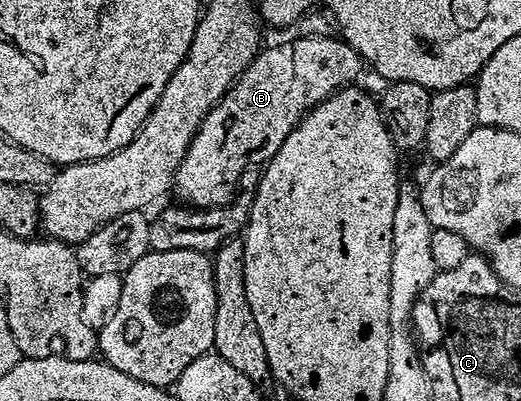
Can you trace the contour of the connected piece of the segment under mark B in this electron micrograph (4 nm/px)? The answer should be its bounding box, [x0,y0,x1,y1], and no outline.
[174,35,363,210]

